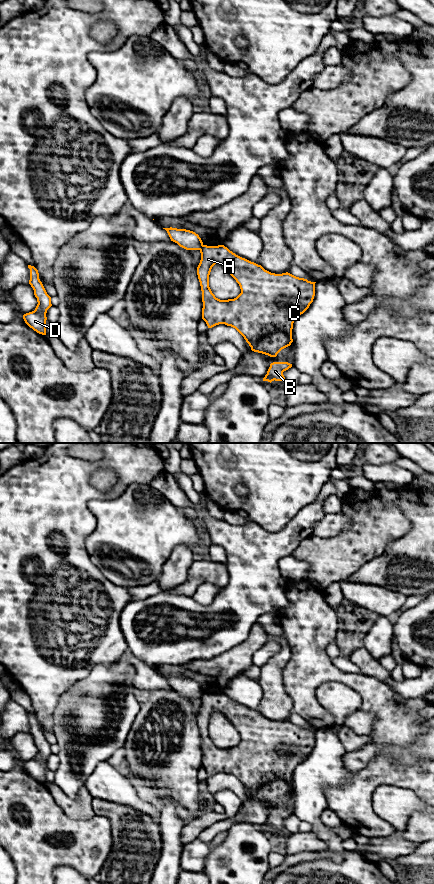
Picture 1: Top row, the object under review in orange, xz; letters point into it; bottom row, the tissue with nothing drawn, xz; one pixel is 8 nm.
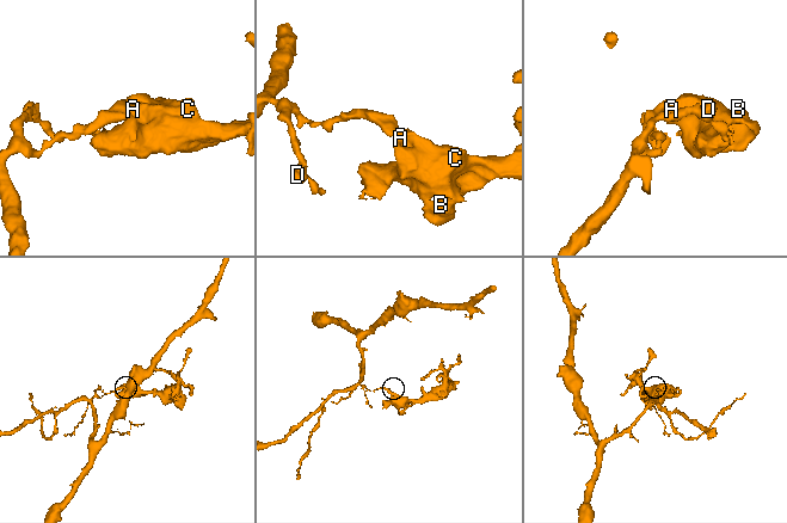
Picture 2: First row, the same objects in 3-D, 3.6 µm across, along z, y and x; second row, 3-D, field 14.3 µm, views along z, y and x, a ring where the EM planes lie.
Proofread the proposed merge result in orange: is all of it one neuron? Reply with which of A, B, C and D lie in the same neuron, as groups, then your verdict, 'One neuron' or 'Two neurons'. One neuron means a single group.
Groups: A B C / D. Two neurons

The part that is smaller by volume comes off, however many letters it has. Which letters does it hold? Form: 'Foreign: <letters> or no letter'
Foreign: A, B, C

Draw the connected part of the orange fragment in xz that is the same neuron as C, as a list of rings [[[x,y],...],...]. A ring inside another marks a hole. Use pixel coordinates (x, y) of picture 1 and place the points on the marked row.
[[[224,245],[207,246],[200,249],[201,260],[197,275],[202,291],[202,319],[208,328],[225,324],[235,328],[254,352],[276,357],[284,348],[291,345],[294,321],[313,302],[315,283],[296,277],[288,272],[275,274],[261,265],[242,258]],[[215,264],[223,265],[239,284],[241,293],[234,299],[220,300],[209,287],[209,275]]]

